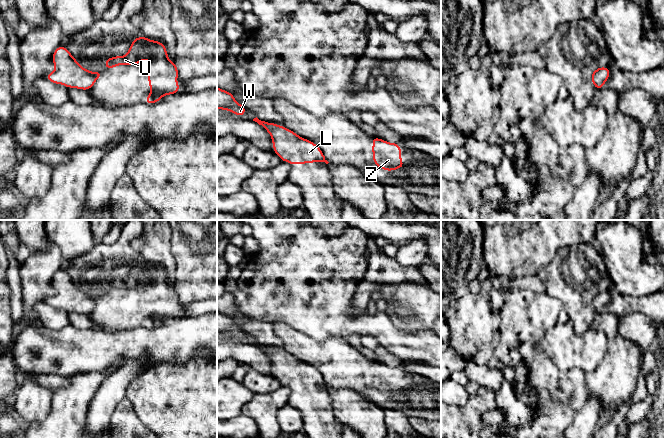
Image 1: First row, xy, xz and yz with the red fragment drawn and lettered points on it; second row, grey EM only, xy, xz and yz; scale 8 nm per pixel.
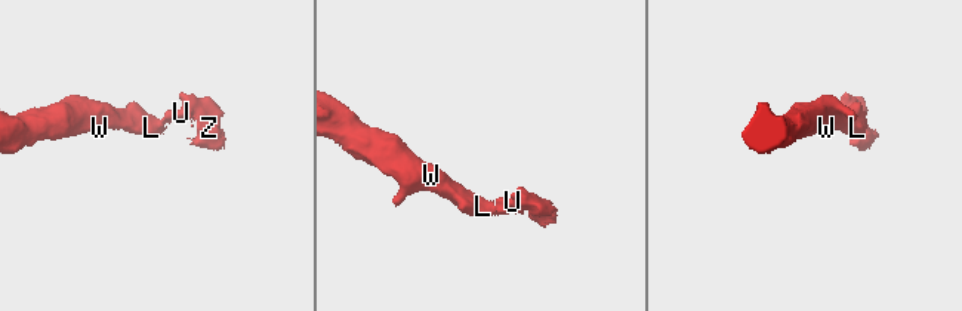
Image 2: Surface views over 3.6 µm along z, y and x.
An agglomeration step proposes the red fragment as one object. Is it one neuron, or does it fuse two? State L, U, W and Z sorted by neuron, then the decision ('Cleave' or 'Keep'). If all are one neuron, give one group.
Groups: L W / U Z. Cleave

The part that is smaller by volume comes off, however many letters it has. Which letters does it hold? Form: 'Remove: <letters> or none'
Remove: U, Z

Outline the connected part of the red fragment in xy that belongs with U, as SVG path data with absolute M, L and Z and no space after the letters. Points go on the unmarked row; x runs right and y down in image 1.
M144 260L137 261L132 264L125 280L110 281L103 289L106 293L119 289L137 289L145 282L148 283L148 308L151 312L145 328L157 327L163 319L178 318L178 292L175 284L169 285L167 273L160 265L150 264Z

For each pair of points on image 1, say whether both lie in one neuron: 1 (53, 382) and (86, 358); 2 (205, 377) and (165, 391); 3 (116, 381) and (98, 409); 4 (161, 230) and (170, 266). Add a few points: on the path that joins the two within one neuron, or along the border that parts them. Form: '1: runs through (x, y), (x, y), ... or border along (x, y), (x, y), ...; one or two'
1: border along (38, 373), (56, 373), (70, 376); two
2: runs through (195, 387), (186, 387), (182, 391), (175, 391); one
3: runs through (113, 388), (104, 402); one
4: runs through (161, 239), (161, 254), (164, 257); one

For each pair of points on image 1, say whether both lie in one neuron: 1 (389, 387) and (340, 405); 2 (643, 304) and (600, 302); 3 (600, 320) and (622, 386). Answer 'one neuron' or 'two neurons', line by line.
1: two neurons
2: one neuron
3: one neuron

